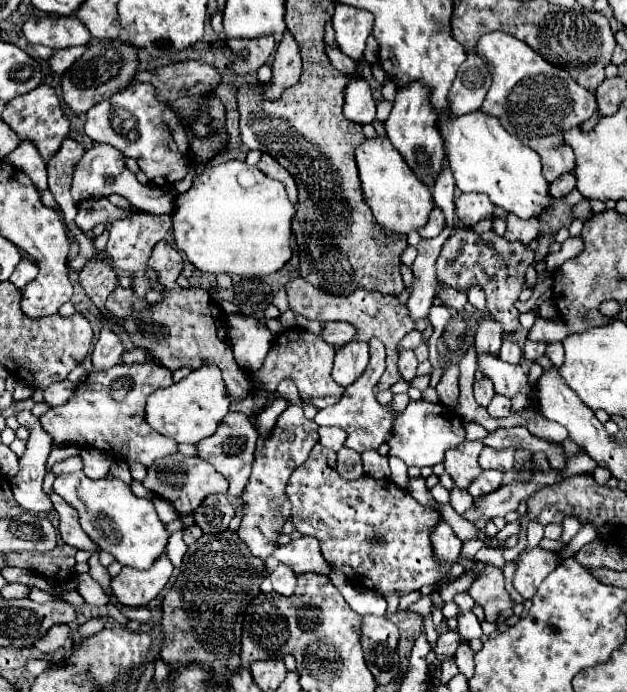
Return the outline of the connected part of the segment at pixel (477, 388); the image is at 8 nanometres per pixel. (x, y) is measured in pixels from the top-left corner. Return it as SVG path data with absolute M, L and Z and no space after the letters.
M484 377L484 379L480 379L480 381L474 383L474 399L476 399L478 405L488 407L488 403L492 401L492 397L494 397L494 387L490 385L490 379Z

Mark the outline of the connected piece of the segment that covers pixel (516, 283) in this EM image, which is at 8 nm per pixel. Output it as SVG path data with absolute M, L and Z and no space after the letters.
M458 229L444 243L436 269L438 269L438 279L454 289L466 291L470 285L482 285L488 295L486 307L490 315L502 323L506 333L516 333L520 329L520 321L518 321L520 313L516 309L516 301L526 283L526 269L532 263L534 263L534 251L526 249L524 245L516 245L516 243L510 245L510 241L494 235L492 231L480 237L472 229Z

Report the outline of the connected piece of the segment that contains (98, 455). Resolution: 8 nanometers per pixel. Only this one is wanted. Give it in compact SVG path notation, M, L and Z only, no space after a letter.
M82 449L80 457L84 461L84 475L90 479L100 479L106 477L112 465L112 457L108 457L104 451L96 451L96 449Z

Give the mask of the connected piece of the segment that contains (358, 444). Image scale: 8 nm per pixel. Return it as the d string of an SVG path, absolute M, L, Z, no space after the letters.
M370 339L368 345L370 345L370 363L368 363L366 371L358 377L358 381L354 381L354 385L346 387L346 393L344 393L342 401L338 401L338 405L318 411L318 415L314 419L318 425L338 425L338 427L342 427L348 433L348 439L346 439L344 445L358 451L358 453L364 453L368 449L378 449L384 443L386 435L390 435L390 431L392 431L394 413L402 413L410 402L407 393L395 394L394 399L387 406L380 405L376 401L372 389L374 389L374 385L378 383L378 379L382 377L382 373L386 369L386 353L384 353L382 341L378 341L378 339Z

